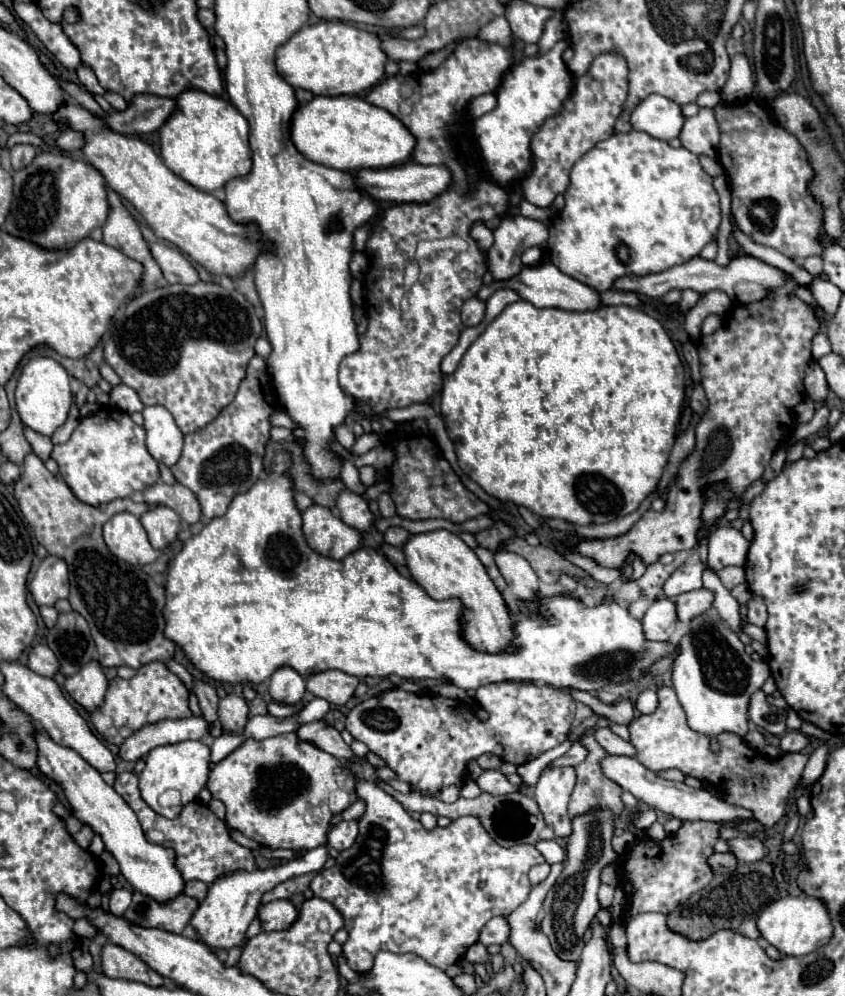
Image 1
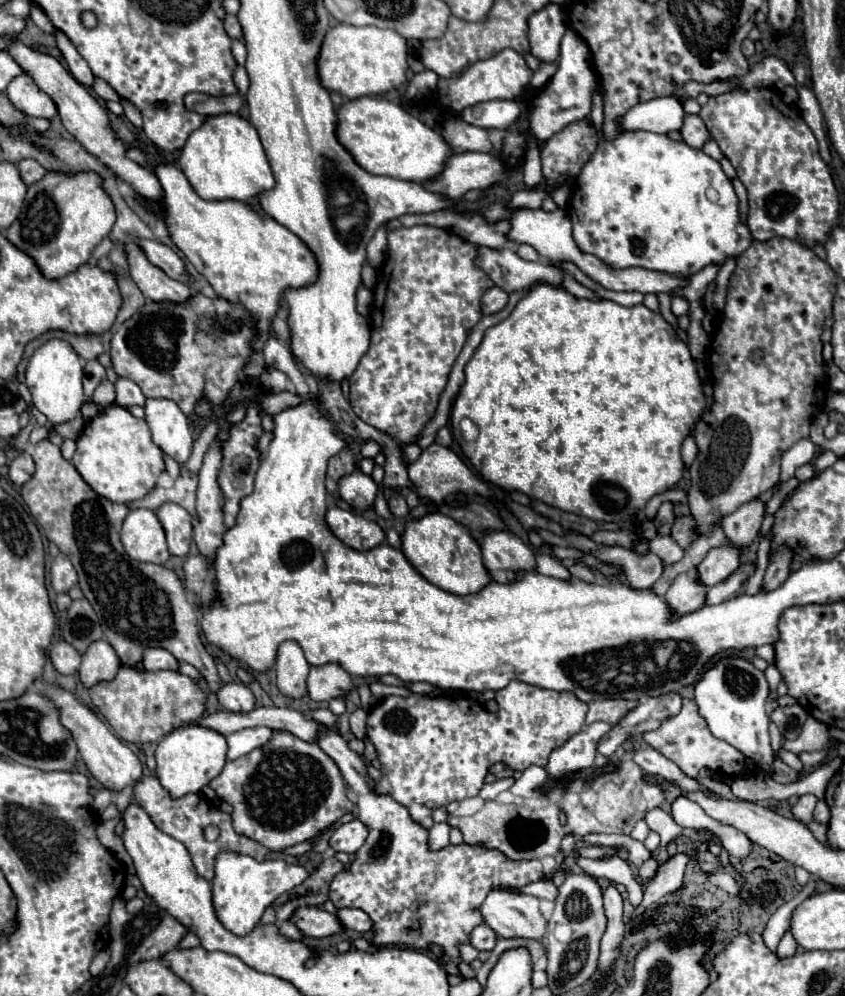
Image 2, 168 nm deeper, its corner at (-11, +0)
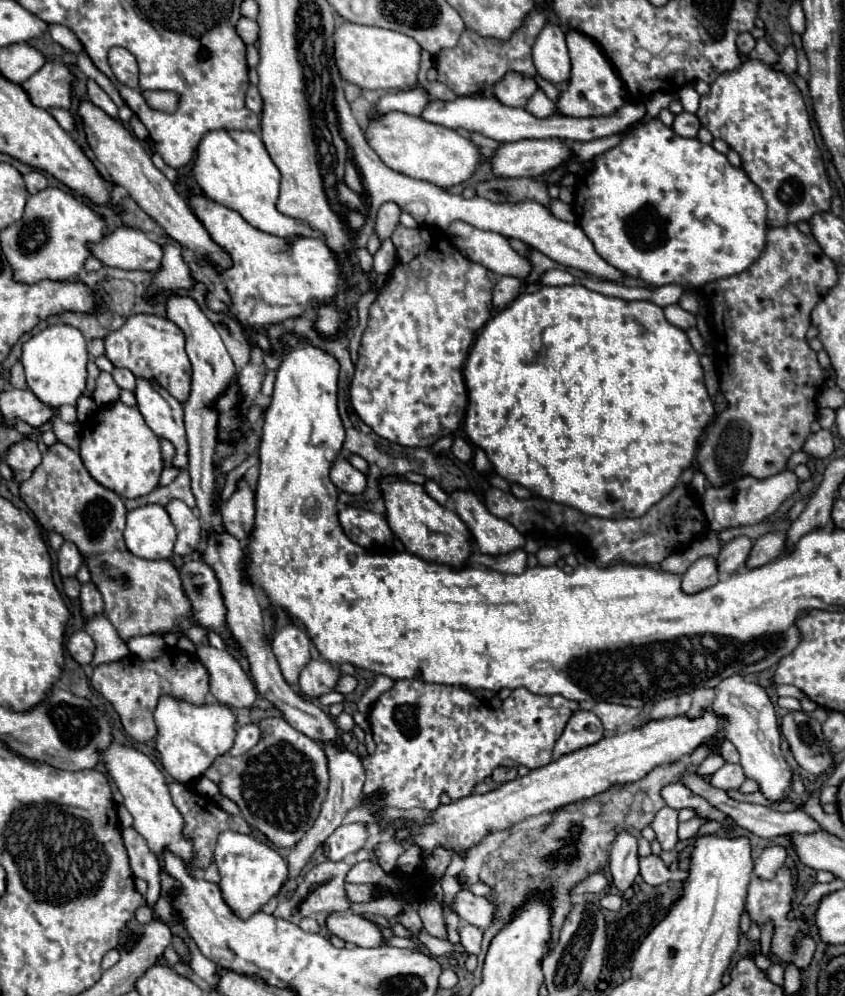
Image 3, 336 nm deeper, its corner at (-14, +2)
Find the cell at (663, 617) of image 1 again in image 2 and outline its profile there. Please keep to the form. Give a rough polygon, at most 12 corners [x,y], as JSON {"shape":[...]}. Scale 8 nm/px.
{"shape":[[682,573],[666,599],[676,615],[696,611],[706,601],[708,587],[698,575]]}

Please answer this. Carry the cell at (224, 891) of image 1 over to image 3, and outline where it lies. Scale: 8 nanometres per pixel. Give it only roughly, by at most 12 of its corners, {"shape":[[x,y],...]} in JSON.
{"shape":[[219,835],[215,865],[243,921],[281,891],[287,861],[251,835]]}

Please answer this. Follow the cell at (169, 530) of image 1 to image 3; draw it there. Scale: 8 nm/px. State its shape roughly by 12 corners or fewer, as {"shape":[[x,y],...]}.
{"shape":[[183,501],[165,509],[177,529],[173,553],[189,557],[201,543],[201,521]]}

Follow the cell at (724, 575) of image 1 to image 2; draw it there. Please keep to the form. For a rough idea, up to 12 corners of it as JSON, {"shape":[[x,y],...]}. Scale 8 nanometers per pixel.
{"shape":[[716,547],[698,565],[700,583],[724,581],[740,567],[740,549]]}

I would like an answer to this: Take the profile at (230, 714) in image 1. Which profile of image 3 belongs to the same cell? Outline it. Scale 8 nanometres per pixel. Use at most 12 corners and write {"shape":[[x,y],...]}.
{"shape":[[197,645],[211,695],[231,709],[251,707],[257,691],[227,651]]}

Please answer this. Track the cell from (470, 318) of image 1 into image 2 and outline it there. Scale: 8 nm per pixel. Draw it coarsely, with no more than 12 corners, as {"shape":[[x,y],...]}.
{"shape":[[492,287],[482,297],[482,313],[492,315],[504,309],[508,293]]}

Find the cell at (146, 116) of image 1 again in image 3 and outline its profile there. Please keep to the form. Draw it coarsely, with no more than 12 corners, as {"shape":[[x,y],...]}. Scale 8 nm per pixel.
{"shape":[[249,85],[245,107],[261,113],[261,95],[255,85]]}

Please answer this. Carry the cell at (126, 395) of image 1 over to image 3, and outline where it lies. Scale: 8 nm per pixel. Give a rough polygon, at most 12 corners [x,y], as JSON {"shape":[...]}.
{"shape":[[115,369],[113,379],[121,389],[135,391],[135,377],[129,369]]}

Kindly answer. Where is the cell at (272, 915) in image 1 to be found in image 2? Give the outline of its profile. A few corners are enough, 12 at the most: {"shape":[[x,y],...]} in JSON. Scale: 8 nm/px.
{"shape":[[302,907],[292,921],[306,937],[338,935],[344,925],[318,907]]}

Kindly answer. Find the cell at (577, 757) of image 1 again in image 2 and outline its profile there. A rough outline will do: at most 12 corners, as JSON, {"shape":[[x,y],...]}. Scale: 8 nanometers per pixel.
{"shape":[[682,697],[640,703],[604,735],[598,753],[614,755],[628,739],[678,715]]}

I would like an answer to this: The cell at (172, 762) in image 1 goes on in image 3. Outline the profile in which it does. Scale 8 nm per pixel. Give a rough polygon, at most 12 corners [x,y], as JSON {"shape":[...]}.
{"shape":[[161,697],[161,765],[183,785],[231,749],[235,715],[221,703]]}

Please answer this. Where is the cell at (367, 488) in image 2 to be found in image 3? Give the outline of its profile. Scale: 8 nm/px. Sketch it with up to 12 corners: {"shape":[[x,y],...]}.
{"shape":[[347,459],[331,467],[331,481],[345,493],[363,493],[367,477]]}

